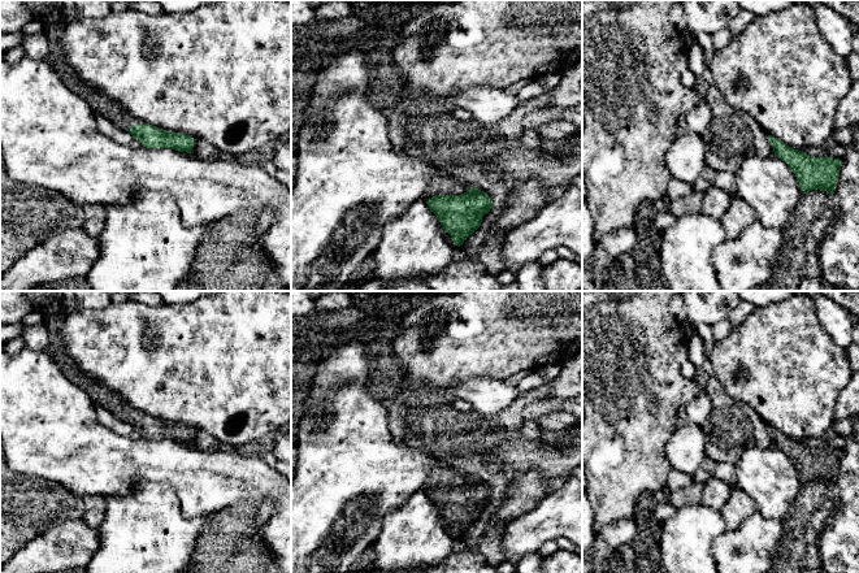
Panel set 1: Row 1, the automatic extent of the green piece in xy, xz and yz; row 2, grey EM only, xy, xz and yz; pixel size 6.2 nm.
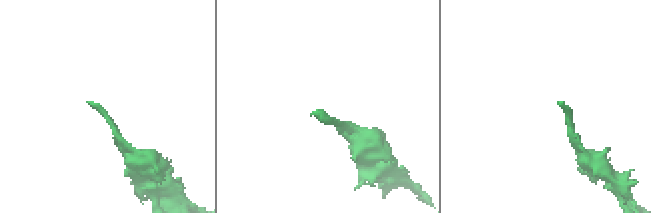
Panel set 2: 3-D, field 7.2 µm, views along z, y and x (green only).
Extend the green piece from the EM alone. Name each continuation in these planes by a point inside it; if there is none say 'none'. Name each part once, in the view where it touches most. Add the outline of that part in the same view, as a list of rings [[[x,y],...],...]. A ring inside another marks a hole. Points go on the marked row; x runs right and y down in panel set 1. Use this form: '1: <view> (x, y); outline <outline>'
1: xy (53, 25); outline [[[58,10],[42,19],[44,23],[43,32],[48,38],[49,48],[45,60],[49,61],[61,73],[61,78],[68,84],[68,87],[87,101],[95,114],[107,117],[123,131],[129,131],[130,127],[135,125],[144,125],[143,121],[133,117],[117,103],[81,82],[77,78],[77,74],[69,68],[65,60],[65,53],[60,44],[60,36],[64,27],[68,25],[68,21],[62,16],[62,10]]]

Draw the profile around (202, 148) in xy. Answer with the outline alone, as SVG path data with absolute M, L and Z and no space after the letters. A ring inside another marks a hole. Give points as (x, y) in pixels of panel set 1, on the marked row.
M196 139L191 155L200 159L218 159L221 152L204 139Z

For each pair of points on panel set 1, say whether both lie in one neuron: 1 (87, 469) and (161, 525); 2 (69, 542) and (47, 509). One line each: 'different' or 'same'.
1: different
2: different

